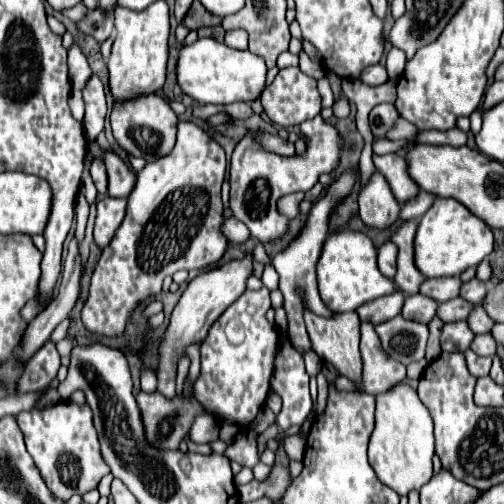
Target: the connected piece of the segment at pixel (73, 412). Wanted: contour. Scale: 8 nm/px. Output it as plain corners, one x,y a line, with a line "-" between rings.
60,402
42,410
34,408
30,412
20,412
16,422
46,486
60,500
68,500
74,494
86,494
98,486
102,476
110,474
110,468
100,454
98,436
92,424
92,410
88,404
80,406
76,402

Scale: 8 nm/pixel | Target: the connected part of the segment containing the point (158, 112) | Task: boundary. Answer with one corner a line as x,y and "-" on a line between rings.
156,94
144,96
144,100
132,100
132,104
114,104
110,124
118,144
132,156
140,156
146,162
156,162
174,148
174,130
178,118
170,104

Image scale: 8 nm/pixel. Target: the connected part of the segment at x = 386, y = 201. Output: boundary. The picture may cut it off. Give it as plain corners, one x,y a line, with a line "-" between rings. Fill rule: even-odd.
372,172
366,186
360,188
358,206
364,224
380,230
394,224
400,212
400,204
380,172

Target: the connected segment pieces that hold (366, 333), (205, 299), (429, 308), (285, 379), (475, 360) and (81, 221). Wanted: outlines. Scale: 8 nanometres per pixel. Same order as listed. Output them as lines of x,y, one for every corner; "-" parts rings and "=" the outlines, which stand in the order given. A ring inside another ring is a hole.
362,324
360,350
364,360
364,392
382,394
406,378
404,364
392,360
392,356
382,350
380,338
376,336
372,324
=
248,252
244,258
234,258
230,262
224,262
222,266
198,274
194,280
188,282
186,290
182,292
182,298
178,306
174,308
170,316
170,326
162,338
160,346
160,366
158,366
158,392
172,400
174,388
176,388
176,362
184,356
184,348
192,342
202,342
208,334
208,328
214,324
214,320
240,298
240,294
246,290
246,280
254,272
254,256
=
412,294
404,298
404,306
400,314
404,316
404,320
416,320
416,322
428,324
436,316
436,302
428,296
=
288,340
278,344
274,356
274,372
270,386
282,398
282,410
278,412
278,426
282,430
290,426
300,426
312,410
308,374
304,368
304,358
292,348
=
466,350
466,352
464,352
464,358
466,358
468,372
470,372
472,376
486,376
486,374
490,372
492,358
482,358
482,356
474,354
472,350
=
78,194
78,198
76,198
76,232
74,232
74,238
78,238
78,242
84,240
86,222
88,222
88,202
82,194

